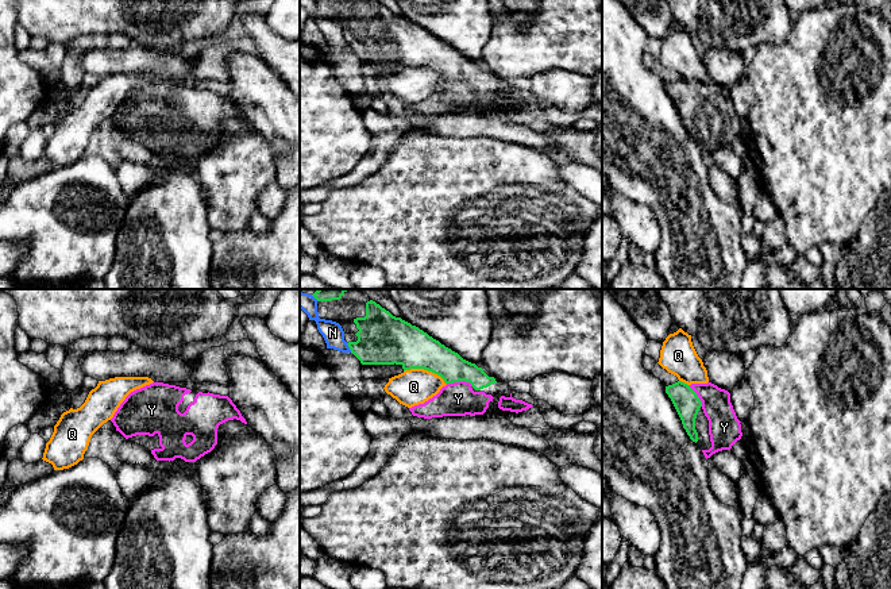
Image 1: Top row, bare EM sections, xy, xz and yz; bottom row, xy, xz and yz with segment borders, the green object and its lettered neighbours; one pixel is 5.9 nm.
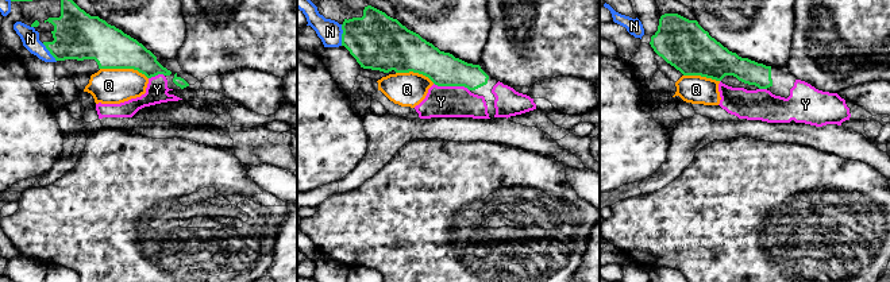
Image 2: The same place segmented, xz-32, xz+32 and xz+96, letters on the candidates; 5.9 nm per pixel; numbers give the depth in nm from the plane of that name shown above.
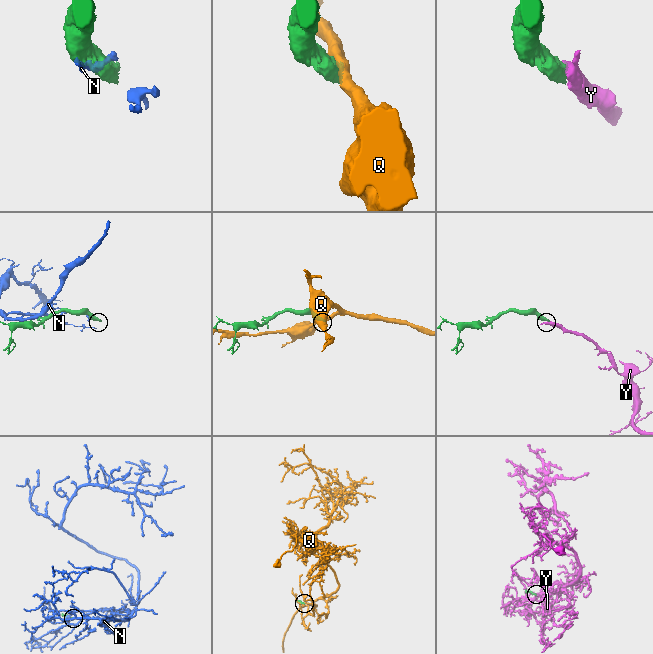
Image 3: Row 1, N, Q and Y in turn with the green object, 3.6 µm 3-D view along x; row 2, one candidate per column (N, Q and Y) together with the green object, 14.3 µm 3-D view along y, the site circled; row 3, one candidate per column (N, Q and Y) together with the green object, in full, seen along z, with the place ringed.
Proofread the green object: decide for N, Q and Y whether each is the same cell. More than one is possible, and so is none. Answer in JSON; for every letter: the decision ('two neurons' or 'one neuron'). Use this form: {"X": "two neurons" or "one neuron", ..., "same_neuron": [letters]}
{"N": "two neurons", "Q": "two neurons", "Y": "one neuron", "same_neuron": ["Y"]}

